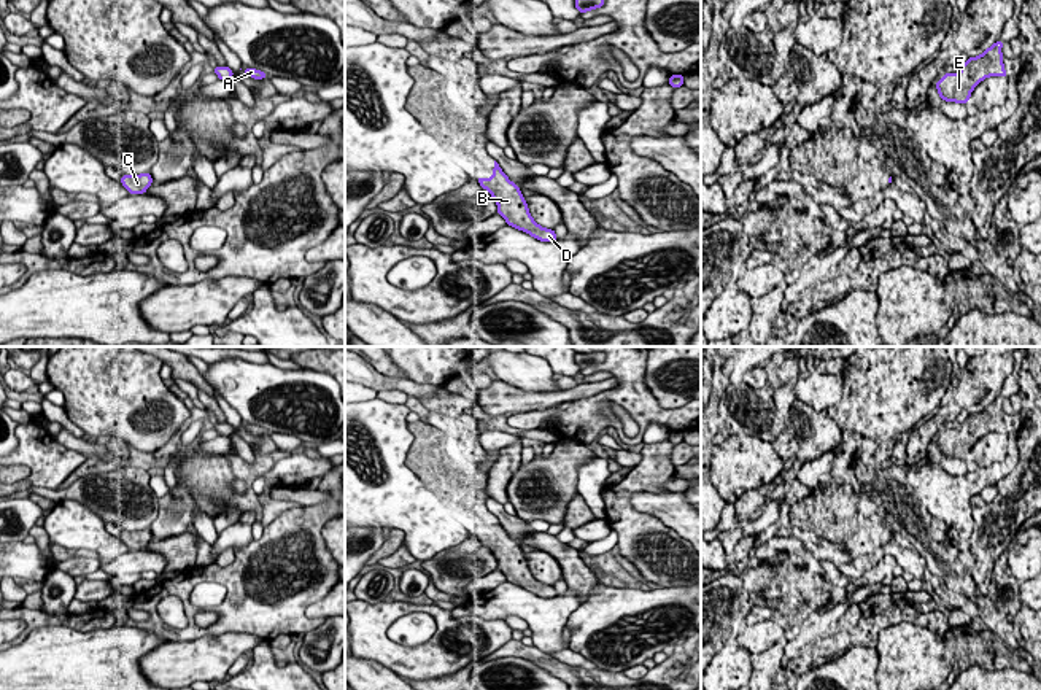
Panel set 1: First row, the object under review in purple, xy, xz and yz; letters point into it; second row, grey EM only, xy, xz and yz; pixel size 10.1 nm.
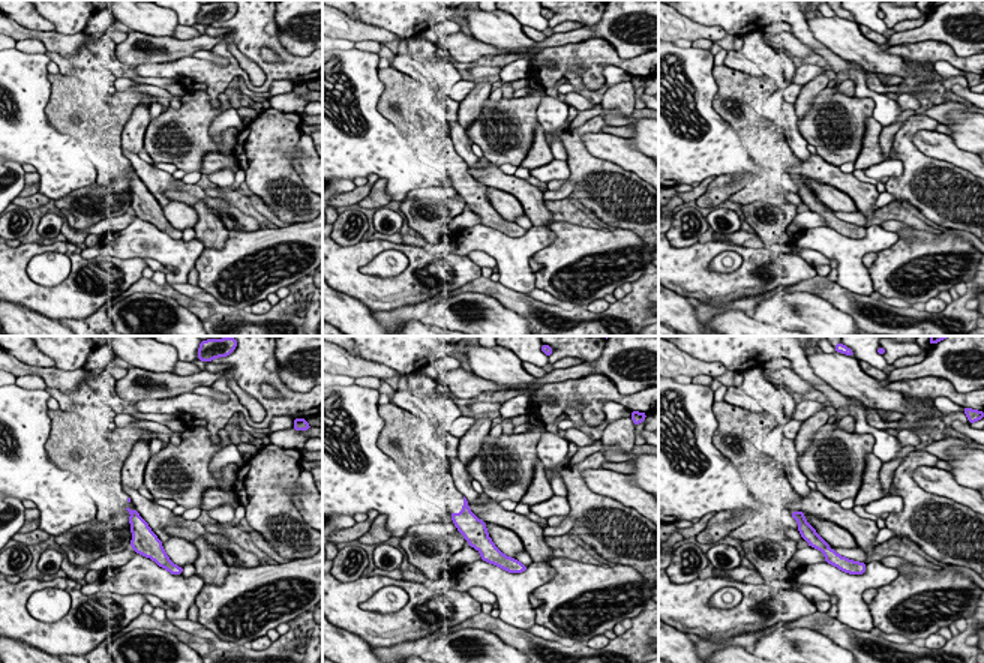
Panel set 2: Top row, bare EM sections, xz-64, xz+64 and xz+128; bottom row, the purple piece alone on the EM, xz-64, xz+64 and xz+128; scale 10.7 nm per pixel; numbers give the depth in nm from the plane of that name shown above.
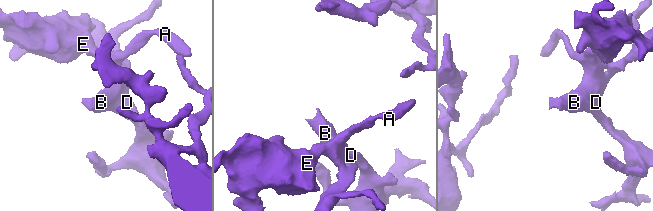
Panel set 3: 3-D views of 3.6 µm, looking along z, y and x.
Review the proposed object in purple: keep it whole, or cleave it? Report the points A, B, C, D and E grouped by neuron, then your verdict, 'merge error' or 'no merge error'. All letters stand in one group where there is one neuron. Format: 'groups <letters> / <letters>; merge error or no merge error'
groups A B C D E; no merge error

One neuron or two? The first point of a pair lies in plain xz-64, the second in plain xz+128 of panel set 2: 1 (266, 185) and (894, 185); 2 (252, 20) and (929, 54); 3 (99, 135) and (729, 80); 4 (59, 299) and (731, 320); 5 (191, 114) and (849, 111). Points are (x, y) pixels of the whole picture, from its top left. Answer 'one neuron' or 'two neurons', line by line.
1: one neuron
2: one neuron
3: one neuron
4: two neurons
5: one neuron

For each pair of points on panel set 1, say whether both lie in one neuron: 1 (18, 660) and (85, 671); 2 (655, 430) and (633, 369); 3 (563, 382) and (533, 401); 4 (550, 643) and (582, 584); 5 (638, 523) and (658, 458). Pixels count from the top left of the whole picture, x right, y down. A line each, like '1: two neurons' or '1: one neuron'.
1: one neuron
2: two neurons
3: two neurons
4: two neurons
5: one neuron

